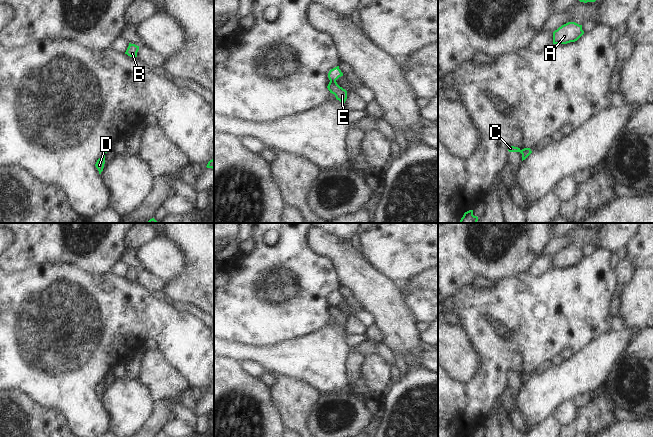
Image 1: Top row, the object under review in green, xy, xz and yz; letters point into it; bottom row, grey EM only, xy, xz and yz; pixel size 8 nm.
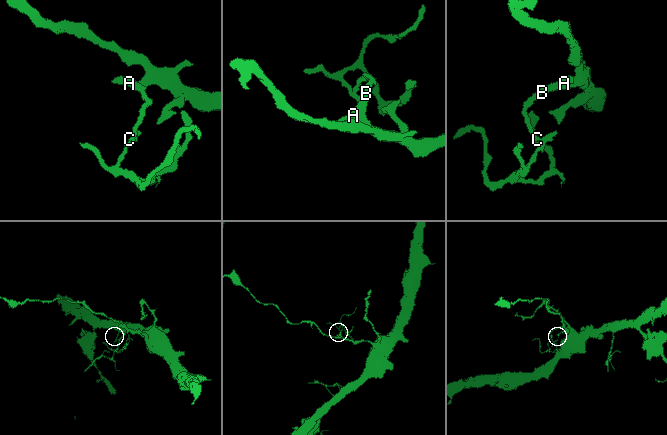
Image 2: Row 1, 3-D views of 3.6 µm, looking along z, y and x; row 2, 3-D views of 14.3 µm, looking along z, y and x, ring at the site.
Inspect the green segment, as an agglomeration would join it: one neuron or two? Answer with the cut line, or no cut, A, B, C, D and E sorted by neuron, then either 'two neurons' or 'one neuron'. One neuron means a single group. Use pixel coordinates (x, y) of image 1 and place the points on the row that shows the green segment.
cut in xz along (330, 80), (335, 81); A B C / D E; two neurons

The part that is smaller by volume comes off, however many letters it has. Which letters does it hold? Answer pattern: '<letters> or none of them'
D, E

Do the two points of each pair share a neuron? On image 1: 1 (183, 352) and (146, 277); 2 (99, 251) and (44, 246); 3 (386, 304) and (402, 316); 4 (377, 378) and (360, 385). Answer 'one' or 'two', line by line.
1: two
2: one
3: one
4: two

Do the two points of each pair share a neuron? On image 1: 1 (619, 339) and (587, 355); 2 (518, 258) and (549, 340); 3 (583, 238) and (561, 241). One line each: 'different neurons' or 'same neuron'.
1: same neuron
2: different neurons
3: different neurons

